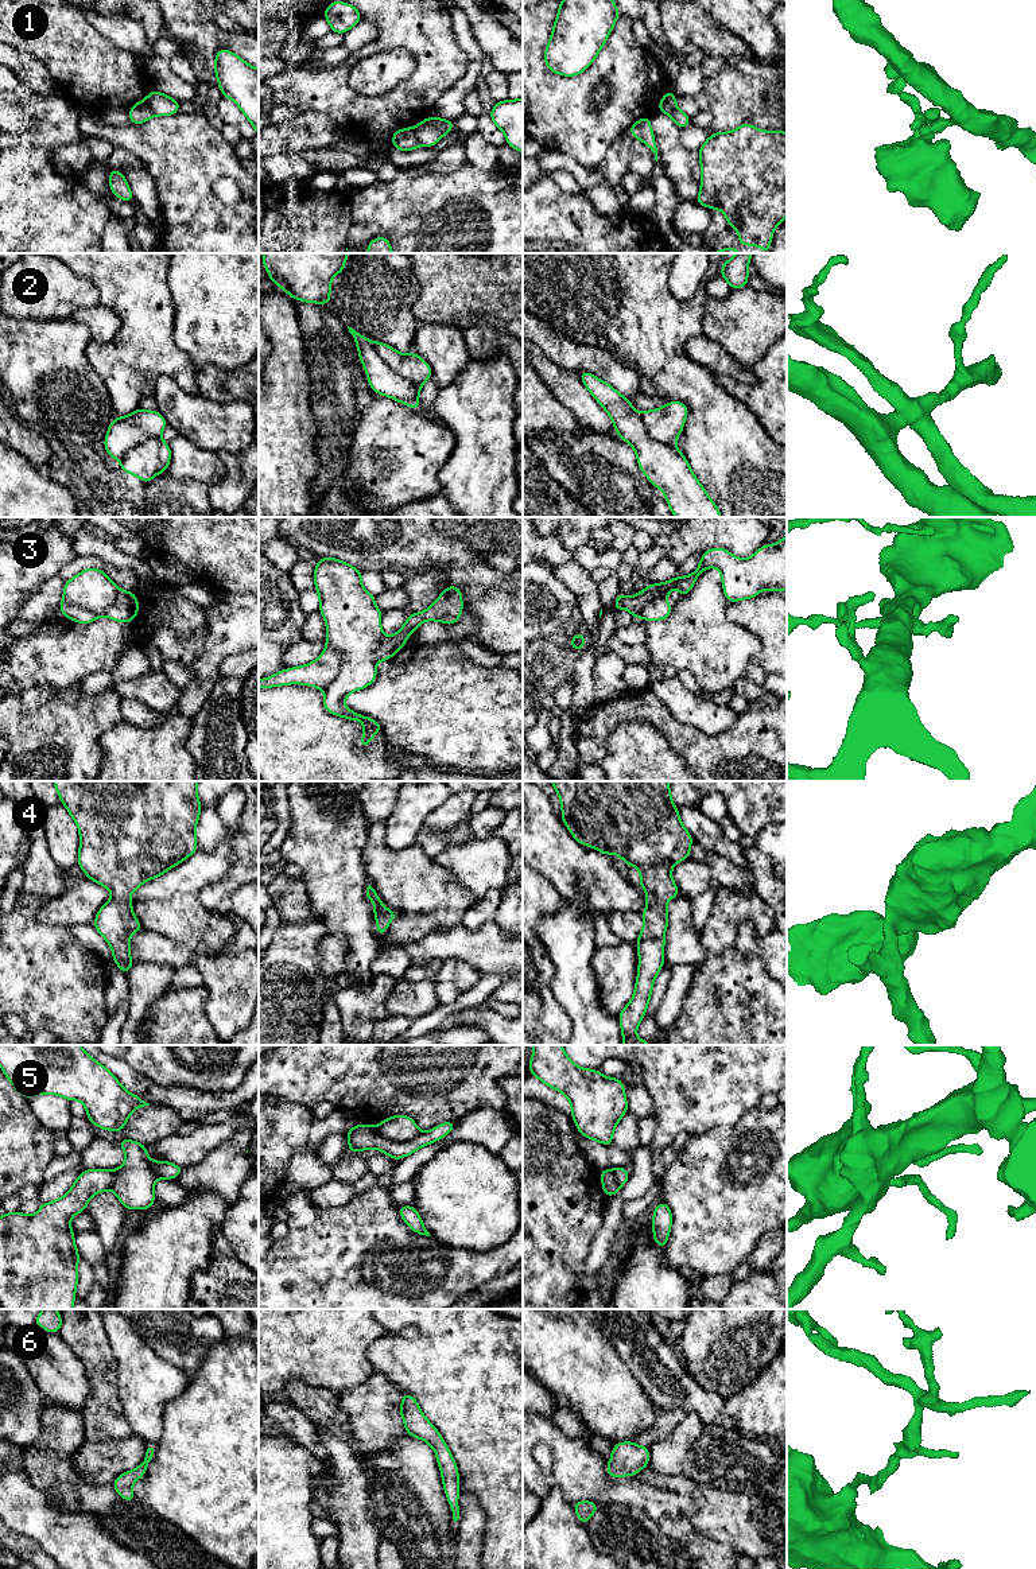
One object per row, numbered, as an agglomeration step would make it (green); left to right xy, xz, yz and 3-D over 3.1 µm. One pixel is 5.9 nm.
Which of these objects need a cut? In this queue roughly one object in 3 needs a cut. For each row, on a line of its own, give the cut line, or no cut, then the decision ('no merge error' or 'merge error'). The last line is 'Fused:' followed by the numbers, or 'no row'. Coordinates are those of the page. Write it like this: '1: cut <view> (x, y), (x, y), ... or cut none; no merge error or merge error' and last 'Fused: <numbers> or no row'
1: cut xz (412, 128), (422, 144); merge error
2: cut xz (372, 342), (376, 354), (388, 366), (419, 388); merge error
3: cut xy (120, 590), (115, 601), (100, 614), (73, 606), (63, 599); merge error
4: cut none; no merge error
5: cut xz (375, 1129), (383, 1137), (395, 1141), (410, 1141), (419, 1134); merge error
6: cut none; no merge error
Fused: 1, 2, 3, 5

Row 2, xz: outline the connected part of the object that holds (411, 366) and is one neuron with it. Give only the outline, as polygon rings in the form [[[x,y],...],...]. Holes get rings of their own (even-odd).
[[[373,342],[375,350],[381,361],[397,374],[422,388],[434,374],[431,366],[415,352],[401,354],[384,342]]]

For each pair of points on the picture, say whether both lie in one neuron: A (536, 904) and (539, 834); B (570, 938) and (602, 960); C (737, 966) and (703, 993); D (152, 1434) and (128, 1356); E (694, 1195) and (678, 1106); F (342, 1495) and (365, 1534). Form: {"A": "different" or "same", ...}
{"A": "different", "B": "different", "C": "same", "D": "same", "E": "different", "F": "same"}

